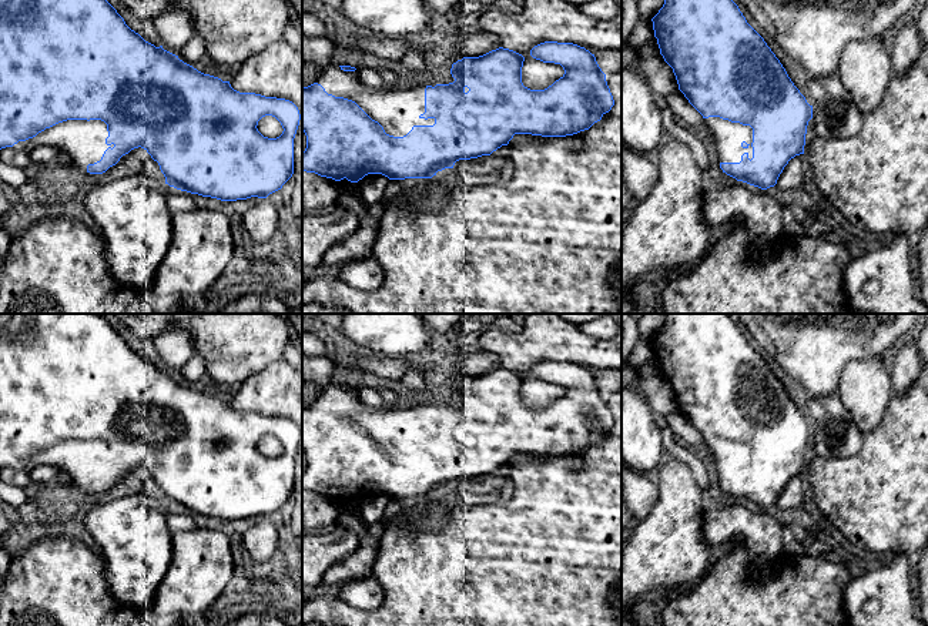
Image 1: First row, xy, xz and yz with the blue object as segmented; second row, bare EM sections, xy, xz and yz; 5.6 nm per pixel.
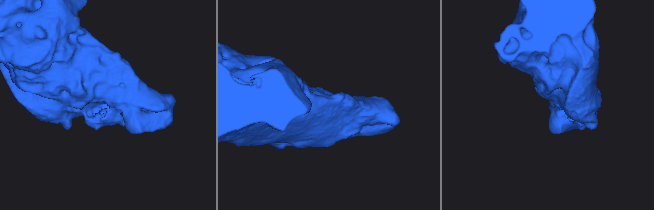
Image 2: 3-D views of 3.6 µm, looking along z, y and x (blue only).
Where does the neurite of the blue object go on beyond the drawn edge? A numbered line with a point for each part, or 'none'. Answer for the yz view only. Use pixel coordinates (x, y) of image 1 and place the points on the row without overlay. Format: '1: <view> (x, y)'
1: yz (727, 457)

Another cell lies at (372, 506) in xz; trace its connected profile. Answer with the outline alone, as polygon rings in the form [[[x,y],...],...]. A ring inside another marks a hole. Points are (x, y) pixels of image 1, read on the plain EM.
[[[368,493],[358,501],[362,518],[368,523],[381,522],[388,525],[392,519],[386,518],[385,506],[389,503],[389,498],[382,493]]]

